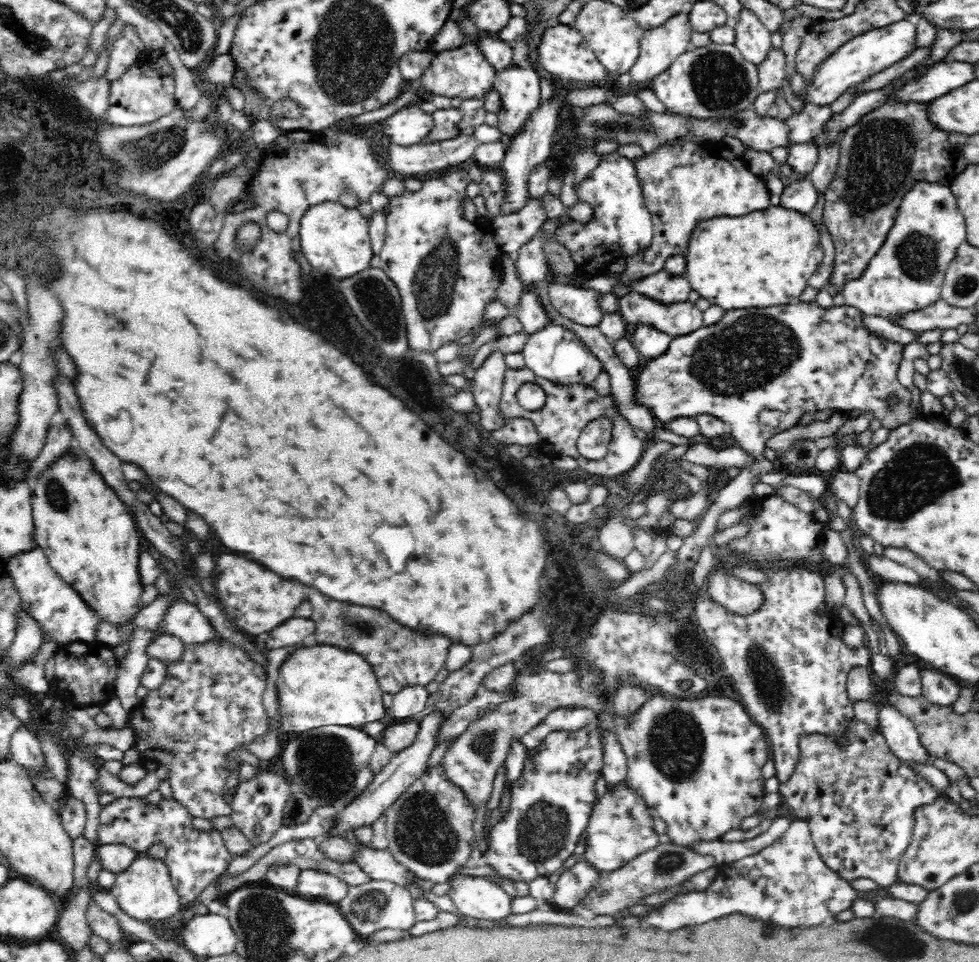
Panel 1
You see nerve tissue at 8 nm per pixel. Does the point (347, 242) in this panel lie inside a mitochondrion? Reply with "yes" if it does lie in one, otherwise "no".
no

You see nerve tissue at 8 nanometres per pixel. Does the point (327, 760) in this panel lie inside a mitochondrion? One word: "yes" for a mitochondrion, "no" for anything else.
yes

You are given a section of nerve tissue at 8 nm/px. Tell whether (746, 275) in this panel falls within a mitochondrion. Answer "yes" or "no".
no

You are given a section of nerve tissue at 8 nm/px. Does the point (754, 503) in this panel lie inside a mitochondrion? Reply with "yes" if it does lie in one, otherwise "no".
no

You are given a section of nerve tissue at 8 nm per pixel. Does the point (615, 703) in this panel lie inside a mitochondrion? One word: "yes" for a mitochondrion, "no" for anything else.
no

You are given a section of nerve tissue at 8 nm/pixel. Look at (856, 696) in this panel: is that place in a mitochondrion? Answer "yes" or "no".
no

